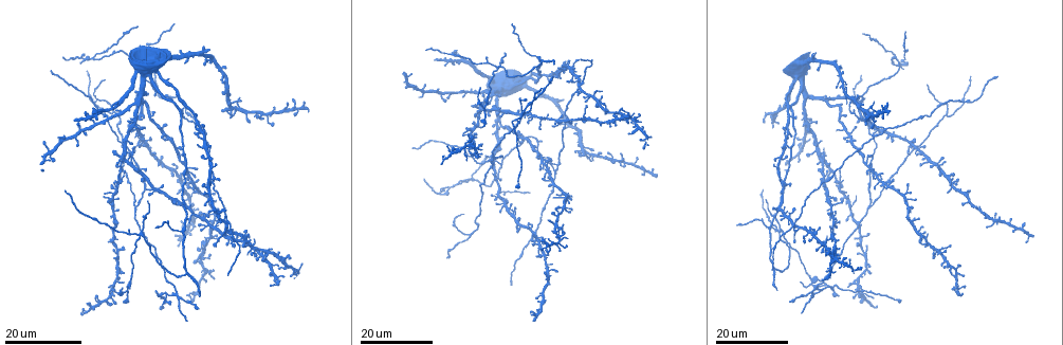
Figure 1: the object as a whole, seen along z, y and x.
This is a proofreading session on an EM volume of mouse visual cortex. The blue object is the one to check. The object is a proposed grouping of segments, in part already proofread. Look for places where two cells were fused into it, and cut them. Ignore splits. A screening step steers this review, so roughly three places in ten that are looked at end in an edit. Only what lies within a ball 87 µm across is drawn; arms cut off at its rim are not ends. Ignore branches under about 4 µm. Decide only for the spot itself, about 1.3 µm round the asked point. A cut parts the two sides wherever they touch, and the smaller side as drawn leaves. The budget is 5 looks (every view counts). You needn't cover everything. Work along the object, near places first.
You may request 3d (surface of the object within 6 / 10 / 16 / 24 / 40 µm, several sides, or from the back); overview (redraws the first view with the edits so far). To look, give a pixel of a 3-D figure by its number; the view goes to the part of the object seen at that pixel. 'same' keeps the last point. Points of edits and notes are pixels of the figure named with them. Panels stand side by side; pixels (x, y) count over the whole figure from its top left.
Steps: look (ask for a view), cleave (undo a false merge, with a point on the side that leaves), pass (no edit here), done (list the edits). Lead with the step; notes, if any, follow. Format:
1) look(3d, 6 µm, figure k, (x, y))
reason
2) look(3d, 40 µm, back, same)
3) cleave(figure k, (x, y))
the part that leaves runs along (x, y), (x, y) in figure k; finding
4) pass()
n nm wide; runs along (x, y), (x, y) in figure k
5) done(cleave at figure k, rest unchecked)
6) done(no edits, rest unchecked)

look(3d, 24 µm, figure 1, (172, 292))
a fork

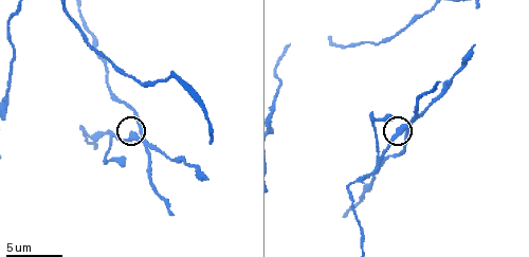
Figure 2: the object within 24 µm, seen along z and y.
look(3d, 10 µm, figure 2, (403, 127))

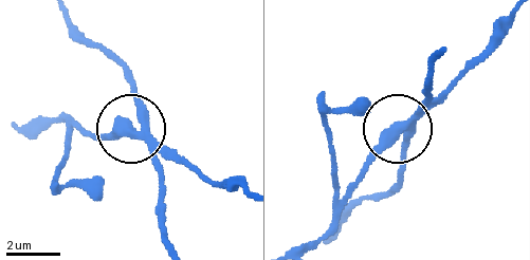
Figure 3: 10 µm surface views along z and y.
cleave(figure 3, (117, 122))
350 nm wide; the part that leaves runs along (147, 141), (88, 133), (69, 119), (17, 125) in figure 3; a second cell is stuck on

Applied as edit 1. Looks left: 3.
look(overview)

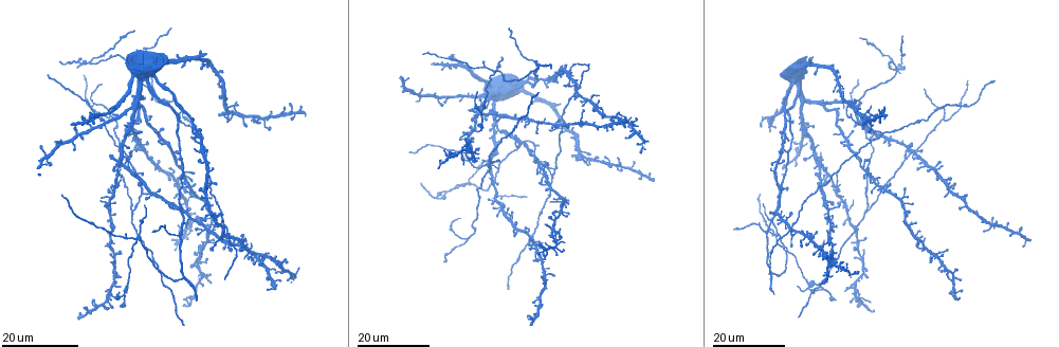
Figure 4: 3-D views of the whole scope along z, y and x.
look(3d, 24 µm, figure 4, (766, 234))
a fork

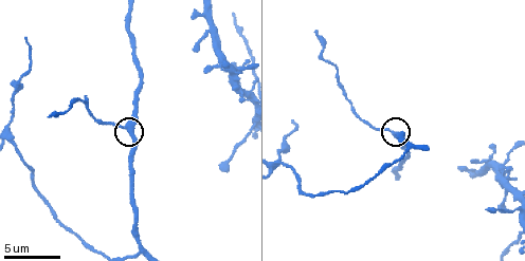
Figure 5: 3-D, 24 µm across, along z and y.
look(3d, 6 µm, figure 5, (391, 130))

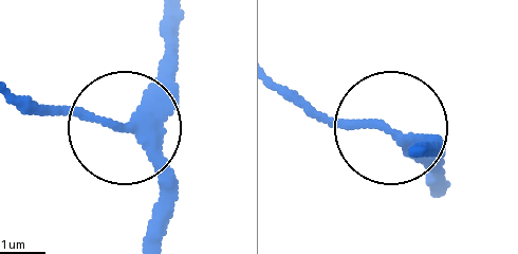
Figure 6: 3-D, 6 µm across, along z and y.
pass()
side arm 14 µm; runs along (180, 14), (165, 82), (124, 124), (25, 116) in figure 6; one cell here

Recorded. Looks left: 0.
done(cleave at figure 3, rest unchecked)

